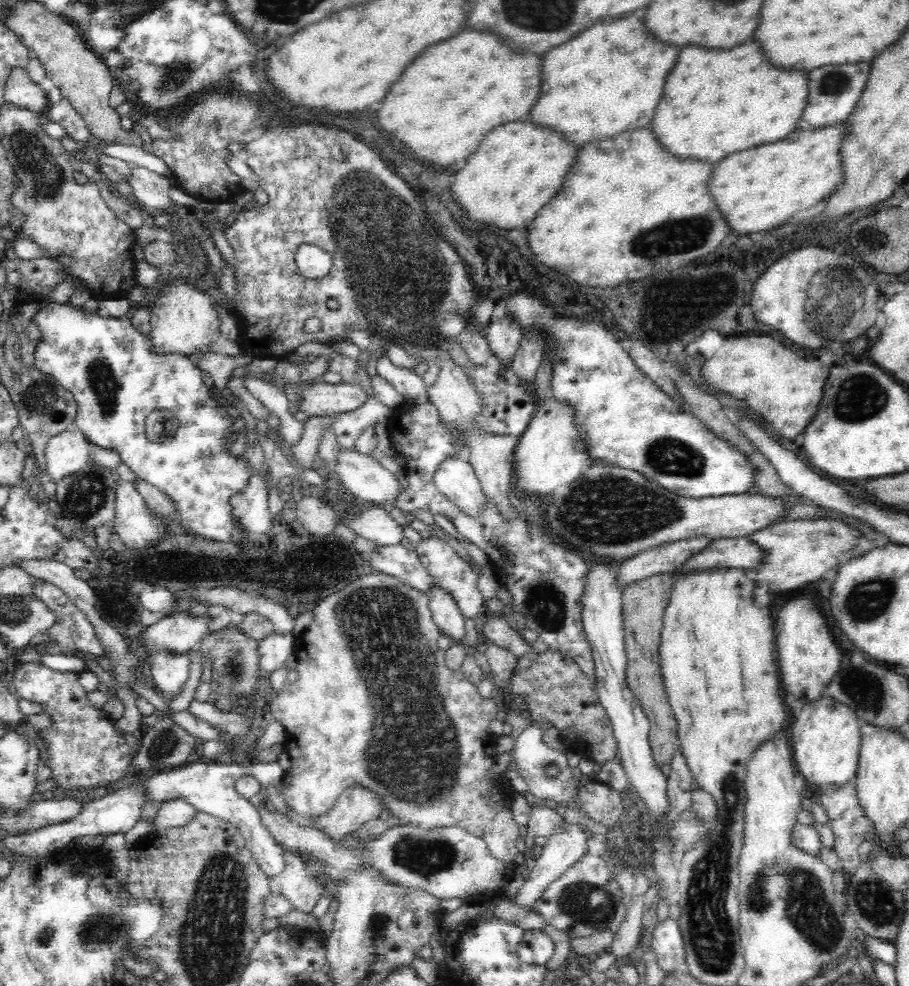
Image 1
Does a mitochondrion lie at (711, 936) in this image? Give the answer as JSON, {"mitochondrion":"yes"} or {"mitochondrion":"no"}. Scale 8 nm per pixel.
{"mitochondrion":"yes"}

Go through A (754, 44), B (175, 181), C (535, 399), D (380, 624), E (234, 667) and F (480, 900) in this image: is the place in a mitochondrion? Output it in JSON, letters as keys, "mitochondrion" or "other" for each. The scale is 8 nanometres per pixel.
{"A":"other","B":"other","C":"other","D":"mitochondrion","E":"mitochondrion","F":"other"}

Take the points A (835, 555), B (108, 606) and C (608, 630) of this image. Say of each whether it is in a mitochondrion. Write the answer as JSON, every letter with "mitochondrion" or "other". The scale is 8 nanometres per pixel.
{"A":"other","B":"other","C":"other"}

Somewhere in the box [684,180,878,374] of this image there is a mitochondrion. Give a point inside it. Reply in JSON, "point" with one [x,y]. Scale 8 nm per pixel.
{"point":[832,305]}

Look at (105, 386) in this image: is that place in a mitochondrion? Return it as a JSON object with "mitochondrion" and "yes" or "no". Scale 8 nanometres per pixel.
{"mitochondrion":"yes"}

